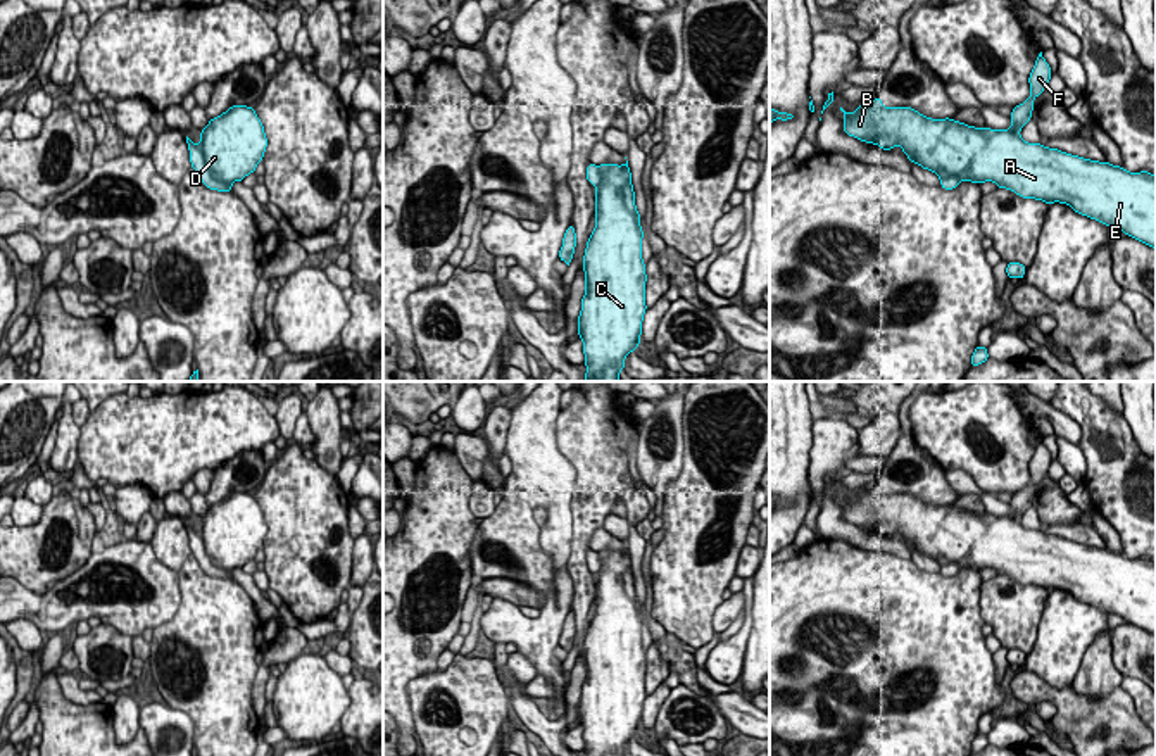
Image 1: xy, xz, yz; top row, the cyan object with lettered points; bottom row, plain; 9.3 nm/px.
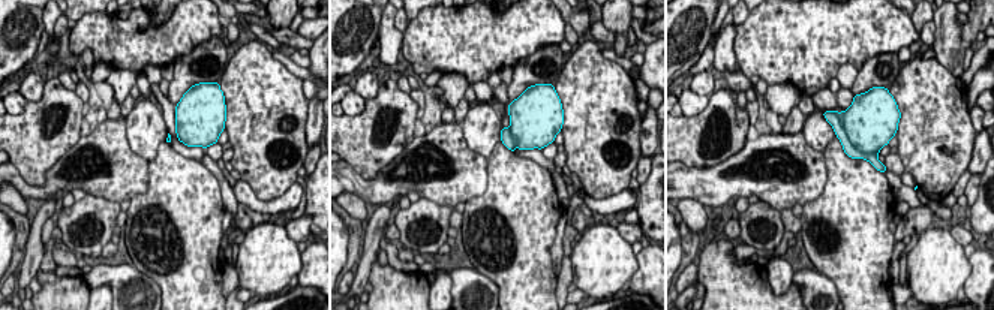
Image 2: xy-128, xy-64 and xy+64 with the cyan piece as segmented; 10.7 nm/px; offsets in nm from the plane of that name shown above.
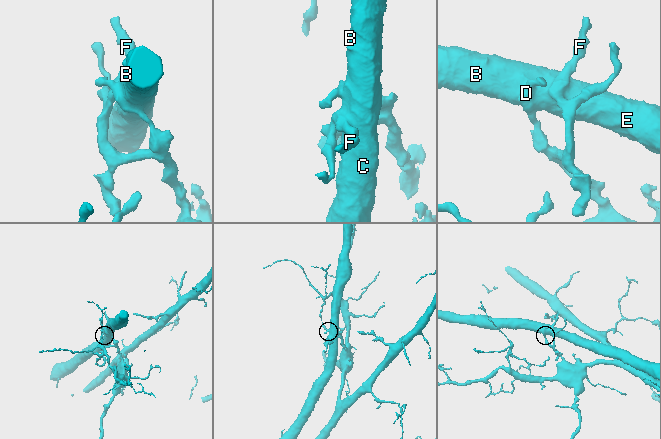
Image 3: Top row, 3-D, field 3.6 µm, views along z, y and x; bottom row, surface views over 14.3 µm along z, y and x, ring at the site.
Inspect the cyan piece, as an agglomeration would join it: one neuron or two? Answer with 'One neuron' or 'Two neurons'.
One neuron

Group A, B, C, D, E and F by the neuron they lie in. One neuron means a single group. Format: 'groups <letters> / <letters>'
groups A B C D E F

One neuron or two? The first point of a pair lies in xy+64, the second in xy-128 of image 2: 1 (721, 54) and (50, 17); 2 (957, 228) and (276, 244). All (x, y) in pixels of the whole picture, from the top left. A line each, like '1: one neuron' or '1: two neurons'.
1: one neuron
2: two neurons

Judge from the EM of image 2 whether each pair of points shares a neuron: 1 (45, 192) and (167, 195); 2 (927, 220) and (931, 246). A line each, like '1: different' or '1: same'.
1: different
2: different

